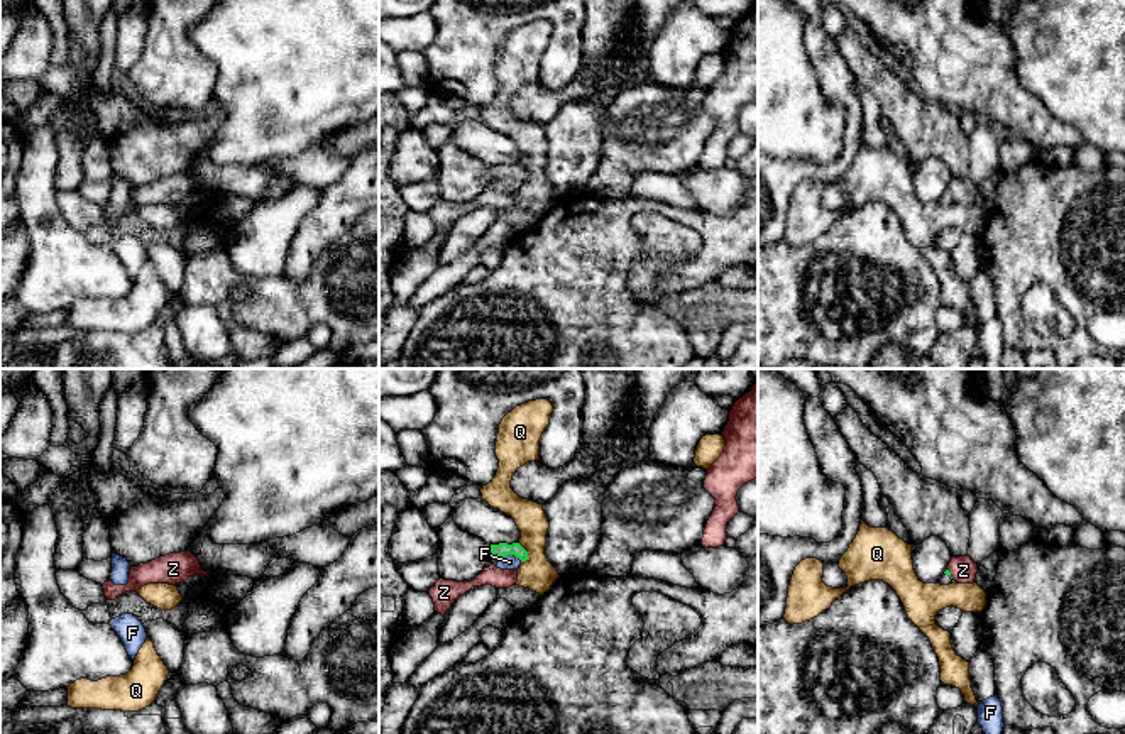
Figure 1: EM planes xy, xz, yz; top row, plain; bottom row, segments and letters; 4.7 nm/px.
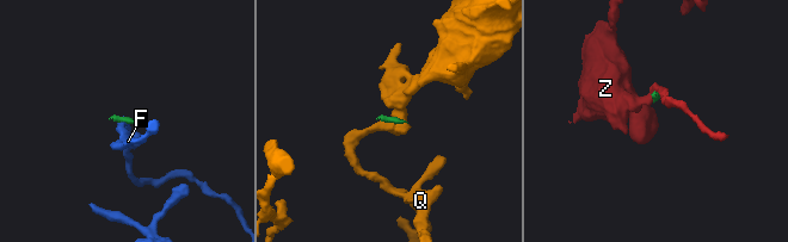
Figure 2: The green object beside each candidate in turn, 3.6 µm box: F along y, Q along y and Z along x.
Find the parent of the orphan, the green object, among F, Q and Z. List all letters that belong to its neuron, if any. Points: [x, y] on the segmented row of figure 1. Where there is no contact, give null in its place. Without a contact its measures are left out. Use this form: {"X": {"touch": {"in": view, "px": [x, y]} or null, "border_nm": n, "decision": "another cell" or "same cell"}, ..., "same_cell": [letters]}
{"F": {"touch": {"in": "xz", "px": [510, 553]}, "border_nm": 120, "decision": "another cell"}, "Q": {"touch": {"in": "xz", "px": [526, 553]}, "border_nm": 100, "decision": "another cell"}, "Z": {"touch": {"in": "yz", "px": [949, 575]}, "border_nm": 70, "decision": "another cell"}, "same_cell": []}

